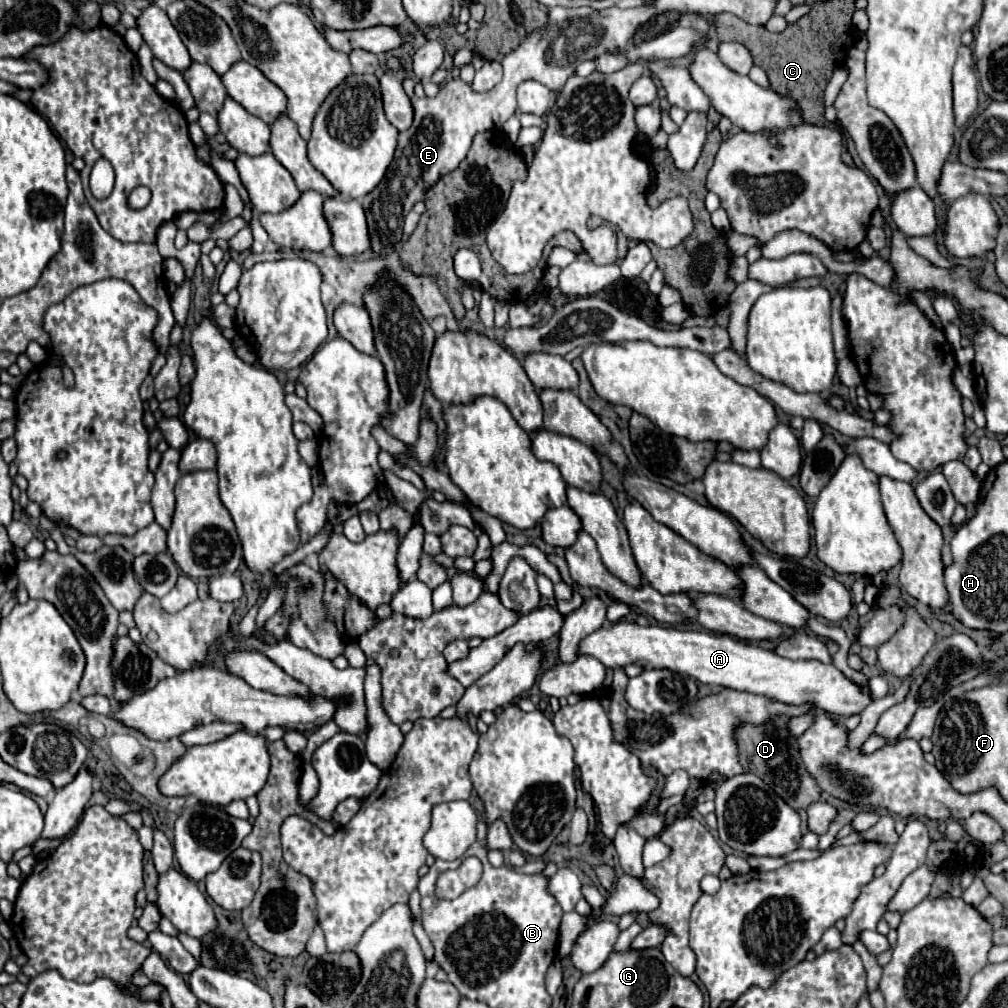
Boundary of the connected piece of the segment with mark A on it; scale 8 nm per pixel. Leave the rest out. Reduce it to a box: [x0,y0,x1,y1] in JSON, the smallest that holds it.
[579,622,873,718]

